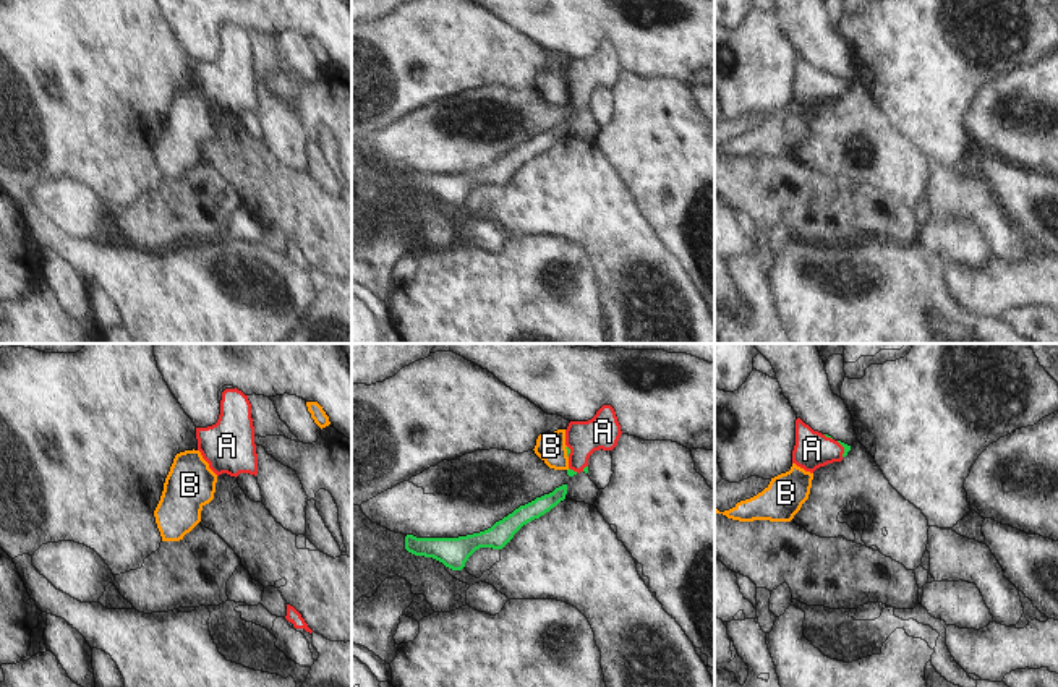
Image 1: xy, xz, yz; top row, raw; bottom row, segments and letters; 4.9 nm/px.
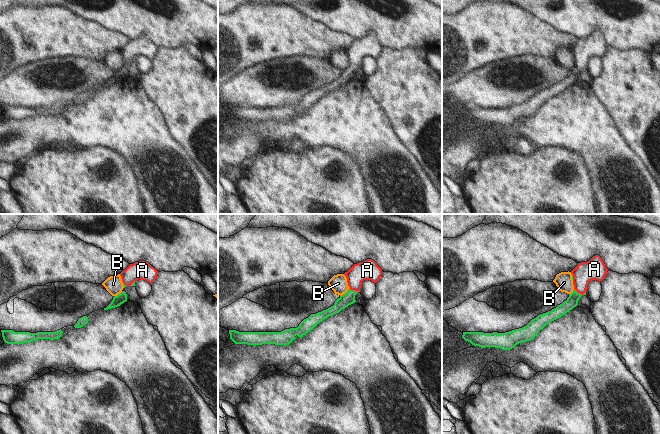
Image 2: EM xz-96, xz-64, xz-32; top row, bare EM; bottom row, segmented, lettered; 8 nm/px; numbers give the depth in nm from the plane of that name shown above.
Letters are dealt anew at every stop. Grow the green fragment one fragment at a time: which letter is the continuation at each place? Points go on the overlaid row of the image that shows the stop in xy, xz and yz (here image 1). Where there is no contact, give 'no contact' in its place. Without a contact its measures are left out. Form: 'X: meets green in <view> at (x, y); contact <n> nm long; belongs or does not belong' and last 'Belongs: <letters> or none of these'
A: meets green in yz at (844, 449); contact 90 nm long; belongs
B: meets green in xz at (567, 452); contact 60 nm long; does not belong
Belongs: A

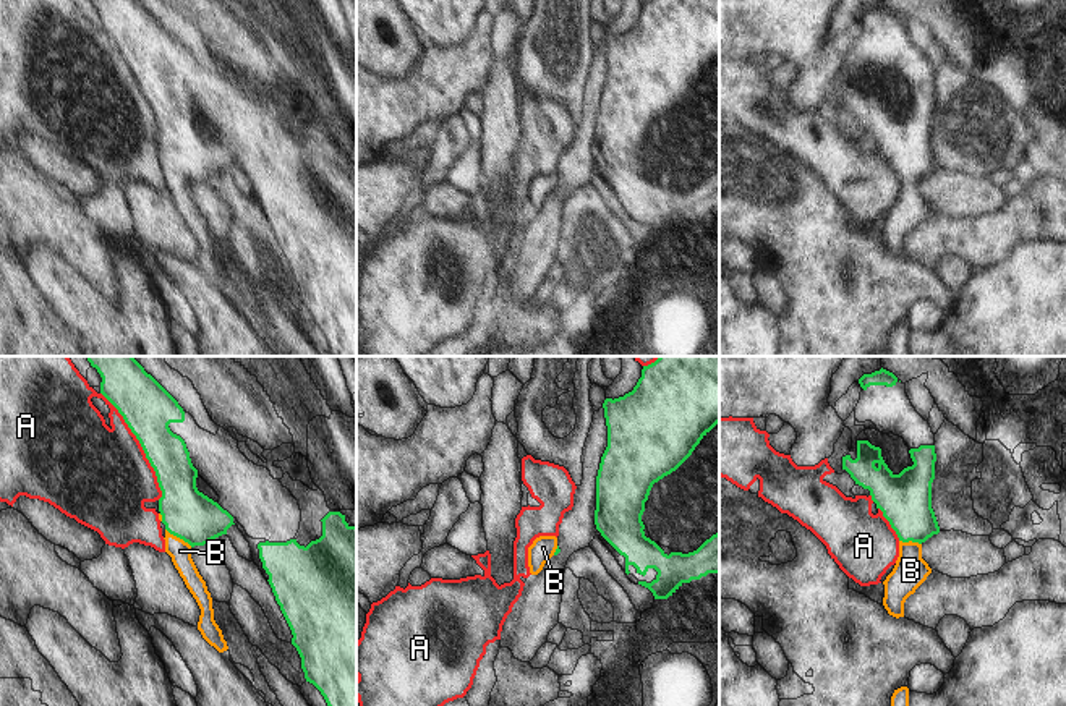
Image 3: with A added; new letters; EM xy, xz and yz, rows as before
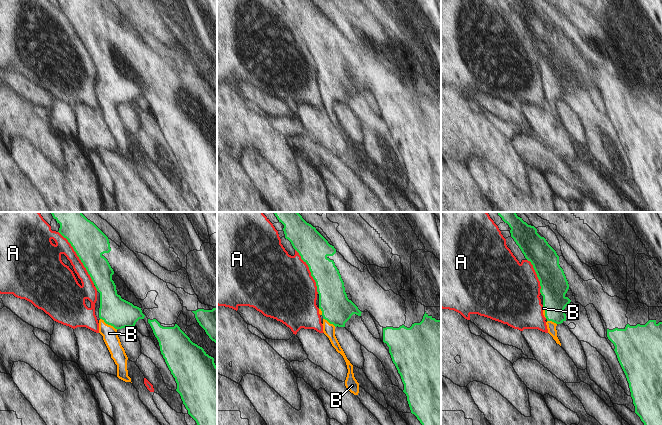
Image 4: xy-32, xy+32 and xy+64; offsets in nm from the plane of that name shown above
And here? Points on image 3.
A: meets green in xy at (141, 446); contact 600 nm long; does not belong
B: meets green in xy at (179, 536); contact 160 nm long; belongs
Belongs: B

